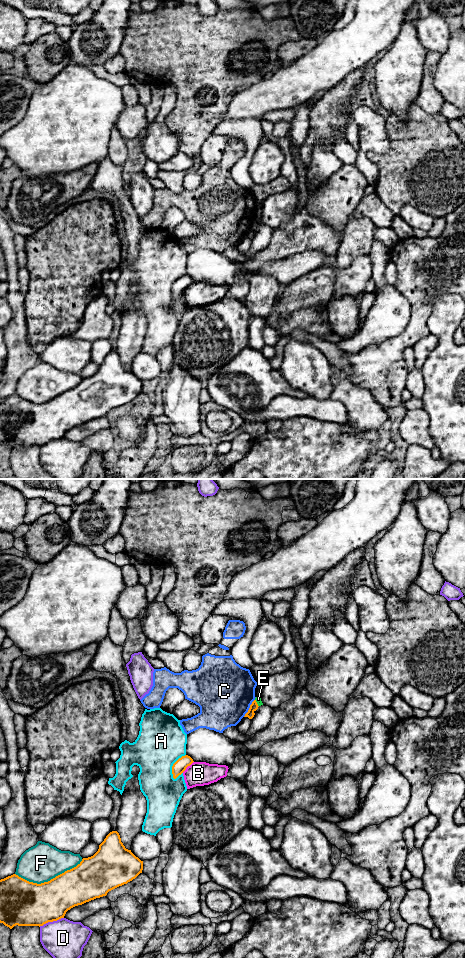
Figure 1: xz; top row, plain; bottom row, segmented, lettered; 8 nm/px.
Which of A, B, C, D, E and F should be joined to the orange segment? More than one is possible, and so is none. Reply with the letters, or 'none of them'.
none of them

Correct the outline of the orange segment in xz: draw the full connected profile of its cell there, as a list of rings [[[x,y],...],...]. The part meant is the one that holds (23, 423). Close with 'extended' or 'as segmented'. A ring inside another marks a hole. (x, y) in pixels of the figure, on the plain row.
[[[117,351],[110,352],[91,377],[83,378],[74,388],[48,402],[29,402],[16,394],[0,400],[0,443],[14,446],[43,446],[64,438],[71,428],[106,416],[107,413],[135,399],[143,390],[143,381],[125,368]]] | as segmented

